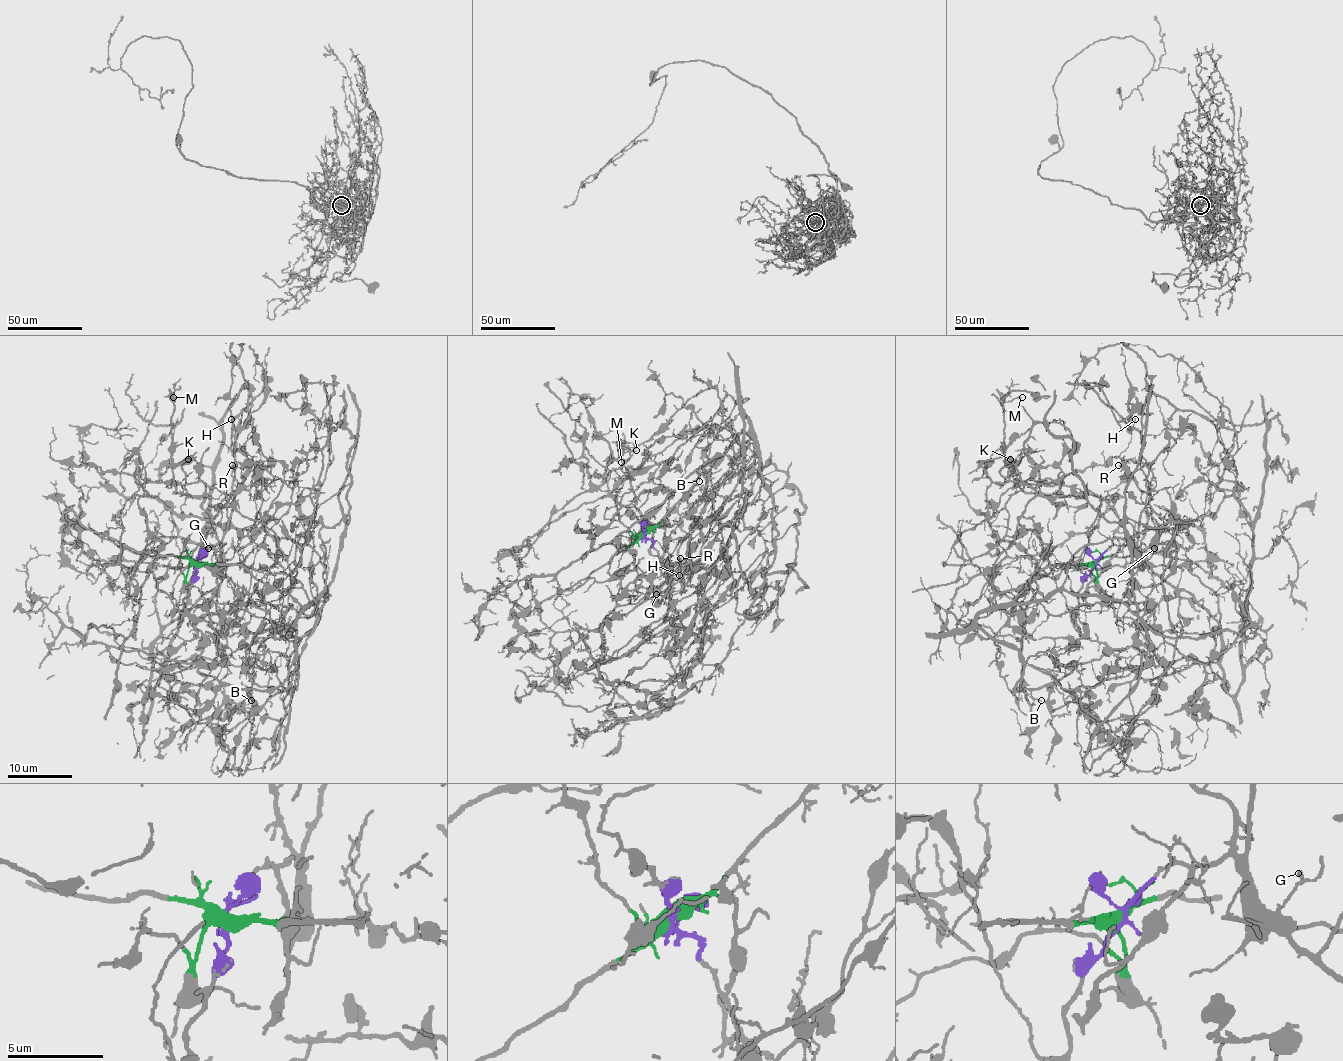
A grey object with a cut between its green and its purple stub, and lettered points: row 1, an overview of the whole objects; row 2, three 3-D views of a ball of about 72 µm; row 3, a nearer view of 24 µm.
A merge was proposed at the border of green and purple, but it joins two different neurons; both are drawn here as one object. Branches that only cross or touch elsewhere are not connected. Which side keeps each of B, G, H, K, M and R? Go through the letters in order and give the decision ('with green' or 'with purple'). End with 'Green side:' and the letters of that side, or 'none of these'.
B: with green
G: with purple
H: with purple
K: with purple
M: with purple
R: with purple
Green side: B

